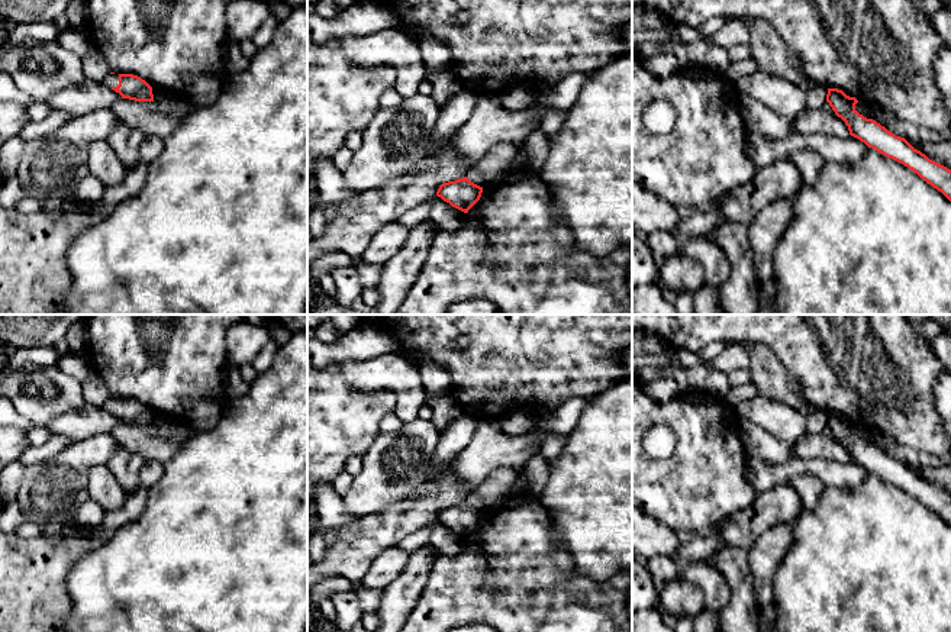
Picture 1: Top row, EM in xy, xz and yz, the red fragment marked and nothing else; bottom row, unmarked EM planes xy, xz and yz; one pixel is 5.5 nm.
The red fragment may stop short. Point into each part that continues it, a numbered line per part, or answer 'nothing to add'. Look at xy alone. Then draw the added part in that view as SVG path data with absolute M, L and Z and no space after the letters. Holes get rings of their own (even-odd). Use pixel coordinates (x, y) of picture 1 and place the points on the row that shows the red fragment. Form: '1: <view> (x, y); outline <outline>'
1: xy (112, 80); outline M109 74L104 81L101 83L101 86L112 88L112 87L117 87L119 86L119 74Z

